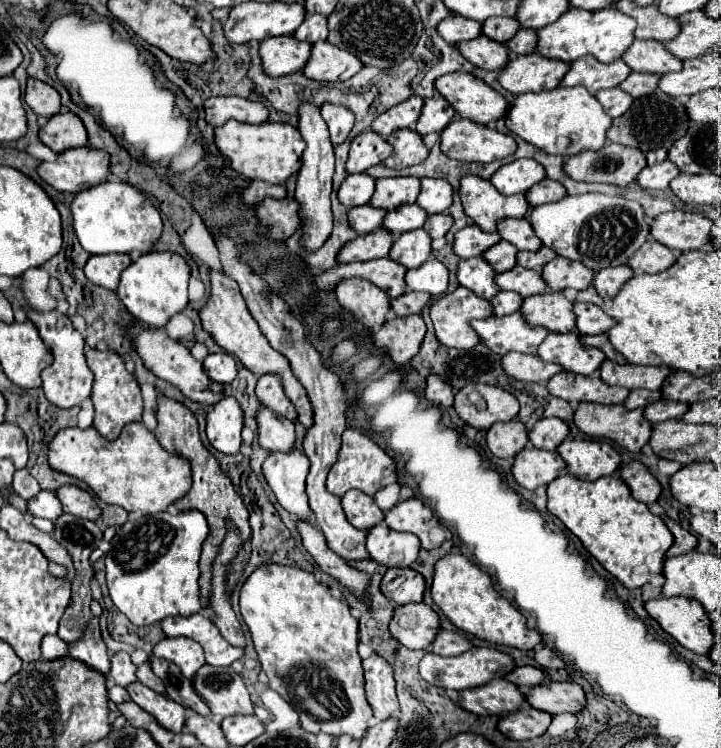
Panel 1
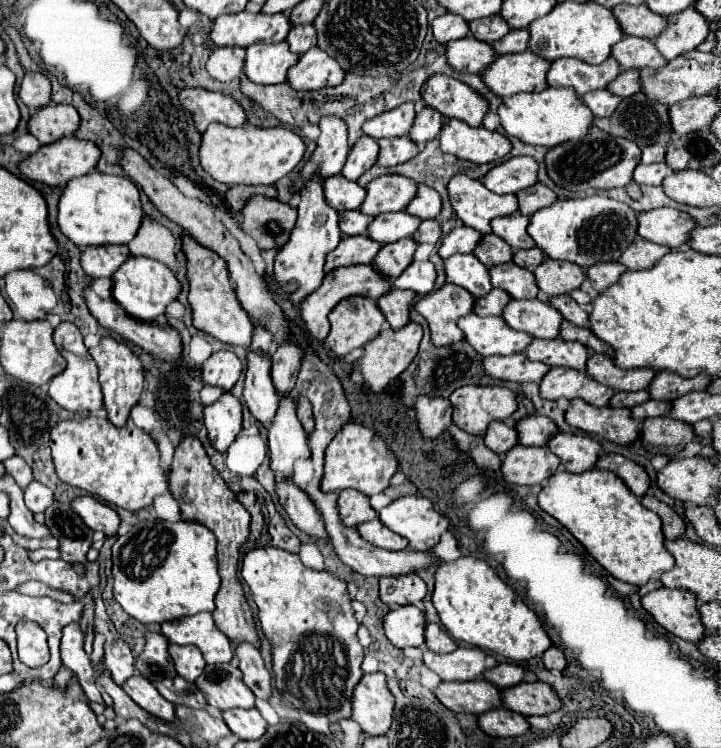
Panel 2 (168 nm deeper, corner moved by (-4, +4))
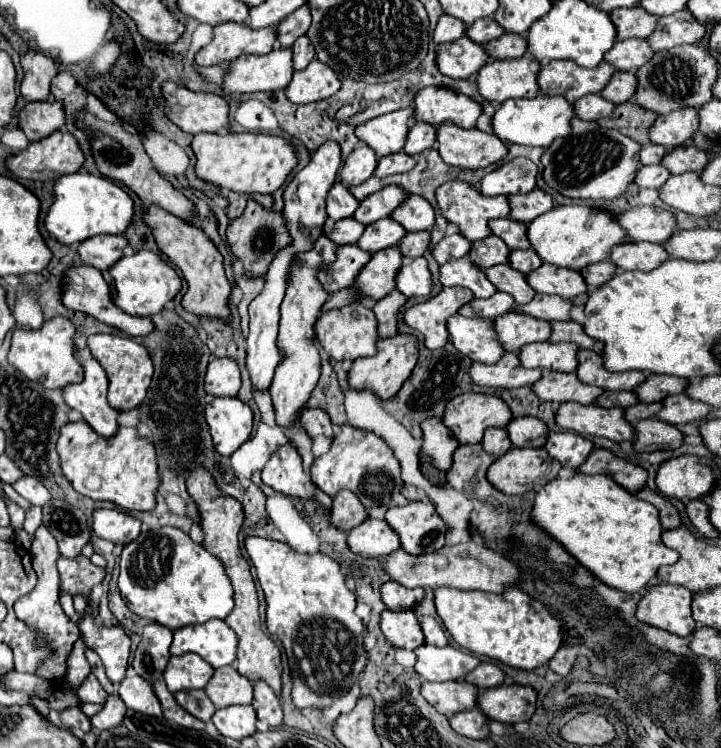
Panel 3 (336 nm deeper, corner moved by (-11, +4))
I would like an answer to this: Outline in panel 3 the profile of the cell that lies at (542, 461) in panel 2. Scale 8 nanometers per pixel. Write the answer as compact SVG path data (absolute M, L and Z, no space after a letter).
M513 447L489 467L487 479L491 481L491 485L495 485L499 491L507 495L523 495L535 487L535 479L539 479L551 467L551 463L553 459L549 457L545 449L515 449Z

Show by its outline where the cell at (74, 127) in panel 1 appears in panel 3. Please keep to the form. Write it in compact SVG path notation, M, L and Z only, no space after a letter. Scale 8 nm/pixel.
M59 101L27 103L19 115L19 127L25 131L29 141L41 141L65 127L65 109Z

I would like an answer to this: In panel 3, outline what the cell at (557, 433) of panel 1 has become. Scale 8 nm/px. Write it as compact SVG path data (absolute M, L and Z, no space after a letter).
M519 417L519 419L511 419L507 431L513 447L533 447L533 441L545 437L549 427L539 417Z

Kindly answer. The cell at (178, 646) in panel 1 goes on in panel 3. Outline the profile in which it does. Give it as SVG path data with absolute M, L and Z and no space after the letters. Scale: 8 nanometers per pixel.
M195 653L171 657L163 679L171 693L181 689L203 689L205 683L213 677L213 667Z

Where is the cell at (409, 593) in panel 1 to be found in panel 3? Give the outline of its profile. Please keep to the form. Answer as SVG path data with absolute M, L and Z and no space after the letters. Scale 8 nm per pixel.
M387 581L381 587L381 599L393 611L397 611L397 609L411 609L417 603L423 601L423 589L421 587L407 589L407 587L403 587L403 585L395 583L395 581Z

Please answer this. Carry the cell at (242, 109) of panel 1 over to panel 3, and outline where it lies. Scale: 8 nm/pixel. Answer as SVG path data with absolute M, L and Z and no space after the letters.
M173 81L163 83L163 95L167 99L167 117L191 135L201 131L217 133L229 127L229 105L219 95L191 91Z

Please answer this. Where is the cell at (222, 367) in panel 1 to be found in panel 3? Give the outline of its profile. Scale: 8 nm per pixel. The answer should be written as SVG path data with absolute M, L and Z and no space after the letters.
M213 359L205 375L205 391L215 397L235 397L241 389L241 373L235 359Z

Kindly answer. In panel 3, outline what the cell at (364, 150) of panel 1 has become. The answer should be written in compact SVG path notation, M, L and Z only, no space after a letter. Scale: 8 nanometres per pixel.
M361 143L345 159L345 163L341 167L341 181L345 185L359 185L375 173L375 167L377 167L375 151L371 147L367 147L365 143Z

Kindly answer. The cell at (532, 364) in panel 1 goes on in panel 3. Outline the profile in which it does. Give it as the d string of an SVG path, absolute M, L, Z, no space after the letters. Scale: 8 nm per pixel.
M507 353L503 359L495 365L485 365L485 363L473 363L471 365L471 379L477 385L485 387L523 387L523 385L533 385L541 379L541 369L525 369L519 363L517 353Z

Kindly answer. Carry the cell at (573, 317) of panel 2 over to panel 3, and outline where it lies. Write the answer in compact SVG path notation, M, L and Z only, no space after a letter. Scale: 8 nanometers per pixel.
M535 295L535 299L527 305L519 305L515 307L515 311L523 311L531 317L537 319L547 319L547 321L569 321L569 311L571 311L571 301L567 299L559 299L559 295Z

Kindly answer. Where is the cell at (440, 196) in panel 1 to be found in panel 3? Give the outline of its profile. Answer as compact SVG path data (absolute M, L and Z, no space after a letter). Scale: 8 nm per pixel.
M411 195L391 217L407 227L407 231L429 231L435 225L435 209L421 195Z

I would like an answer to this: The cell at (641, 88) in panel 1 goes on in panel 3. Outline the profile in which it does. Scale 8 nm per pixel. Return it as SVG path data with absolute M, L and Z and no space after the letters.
M615 71L615 75L611 77L609 85L601 91L603 97L607 97L611 103L619 105L629 101L637 91L637 77L635 73L627 73L627 71Z

